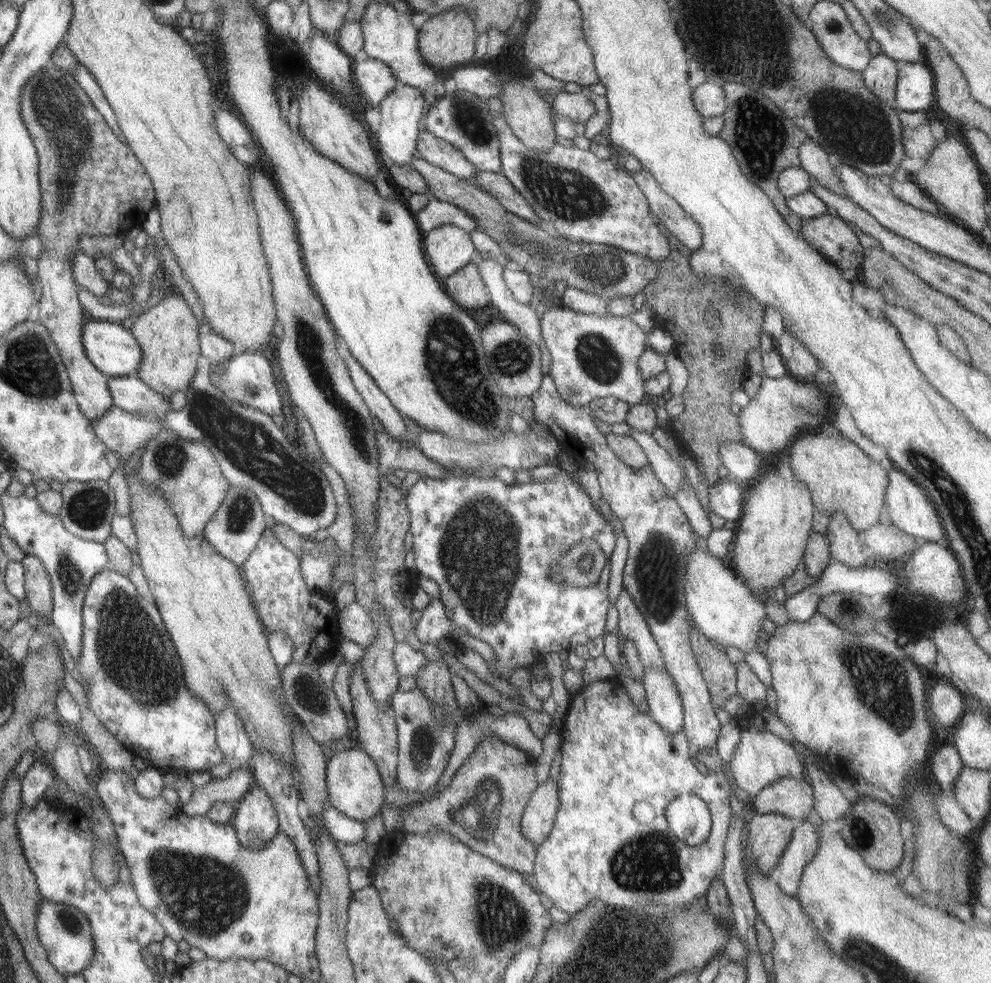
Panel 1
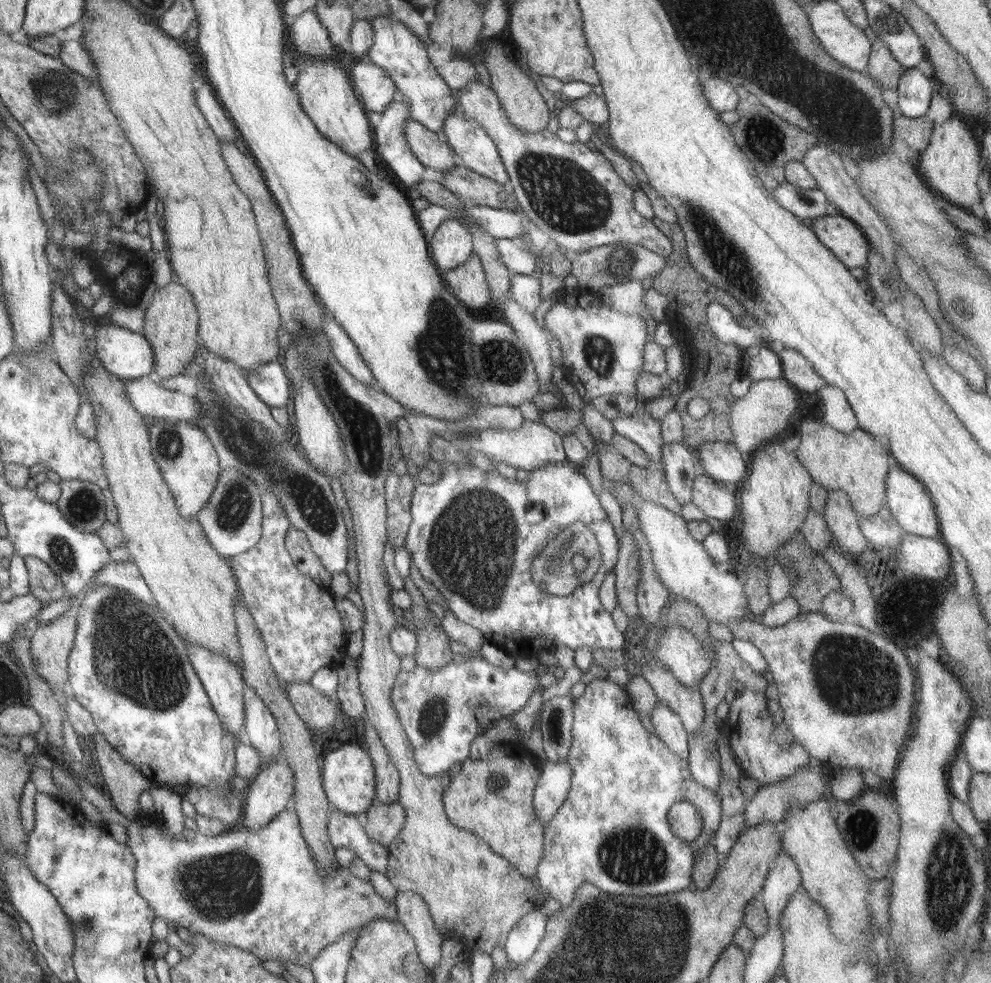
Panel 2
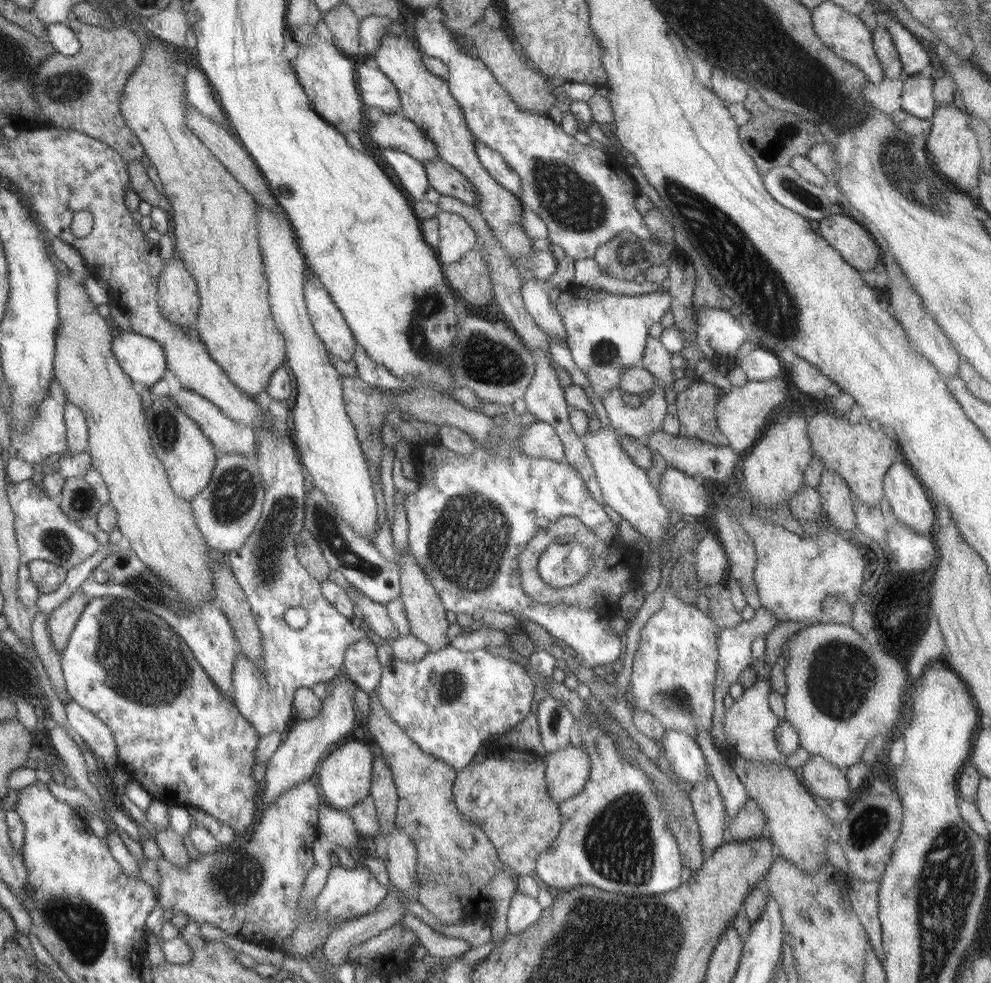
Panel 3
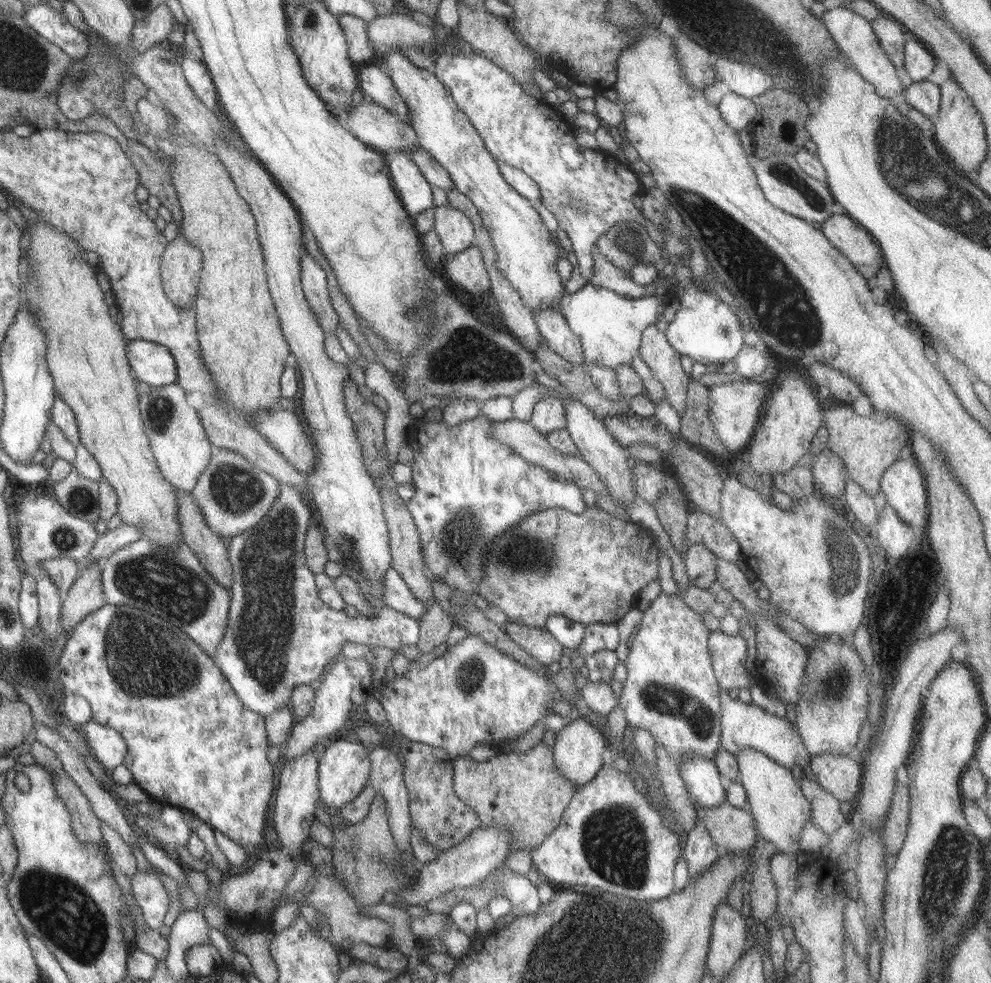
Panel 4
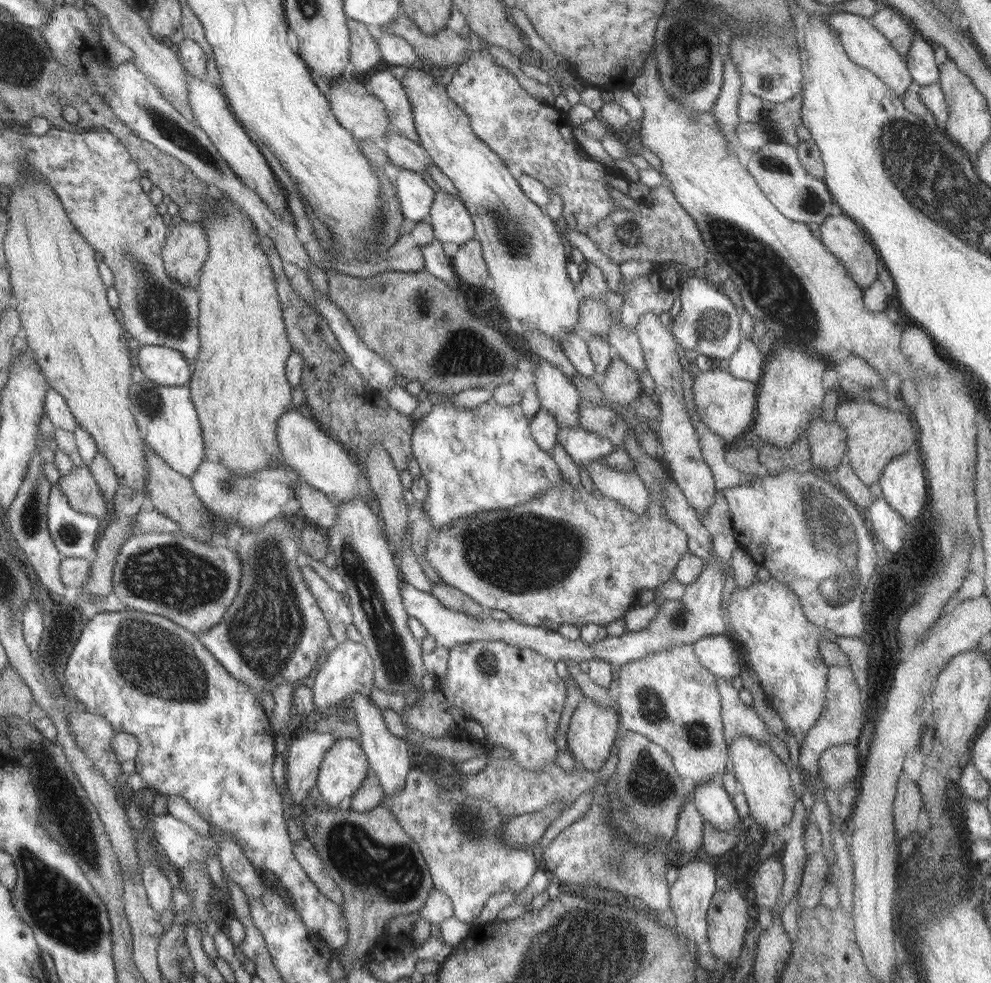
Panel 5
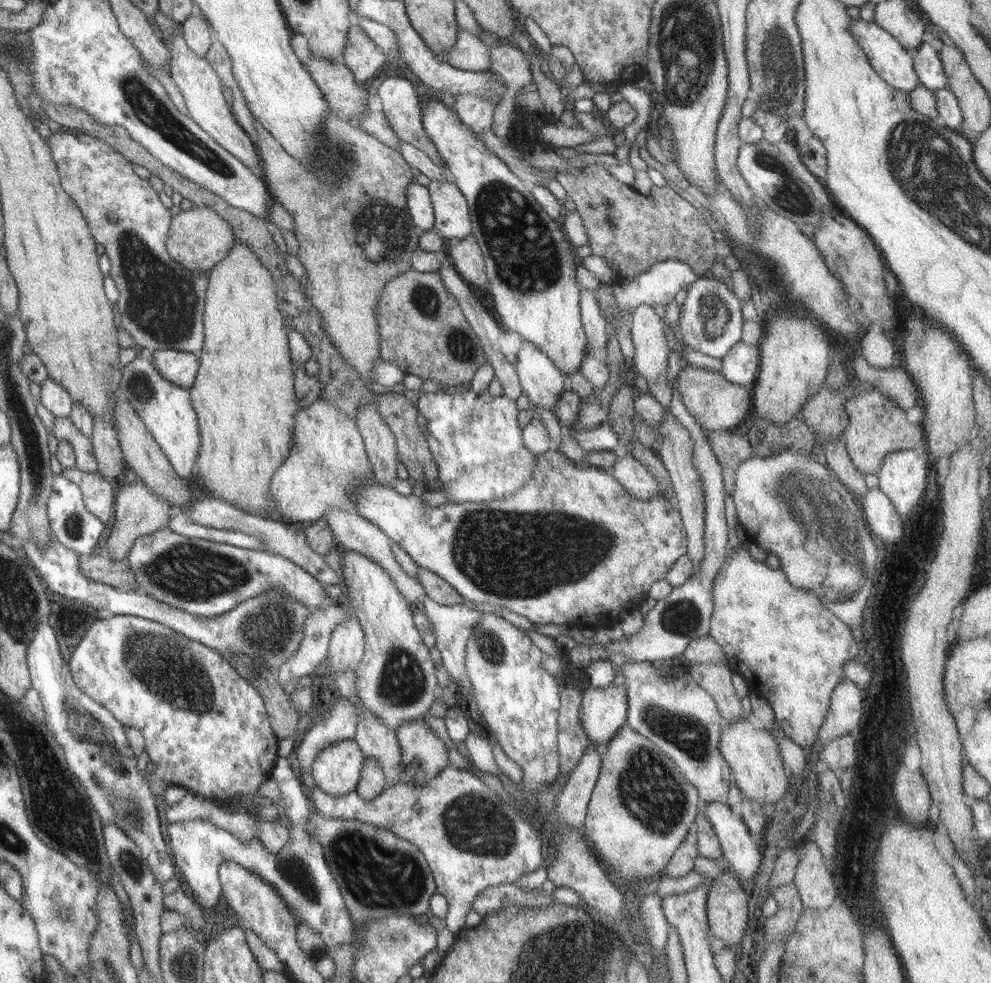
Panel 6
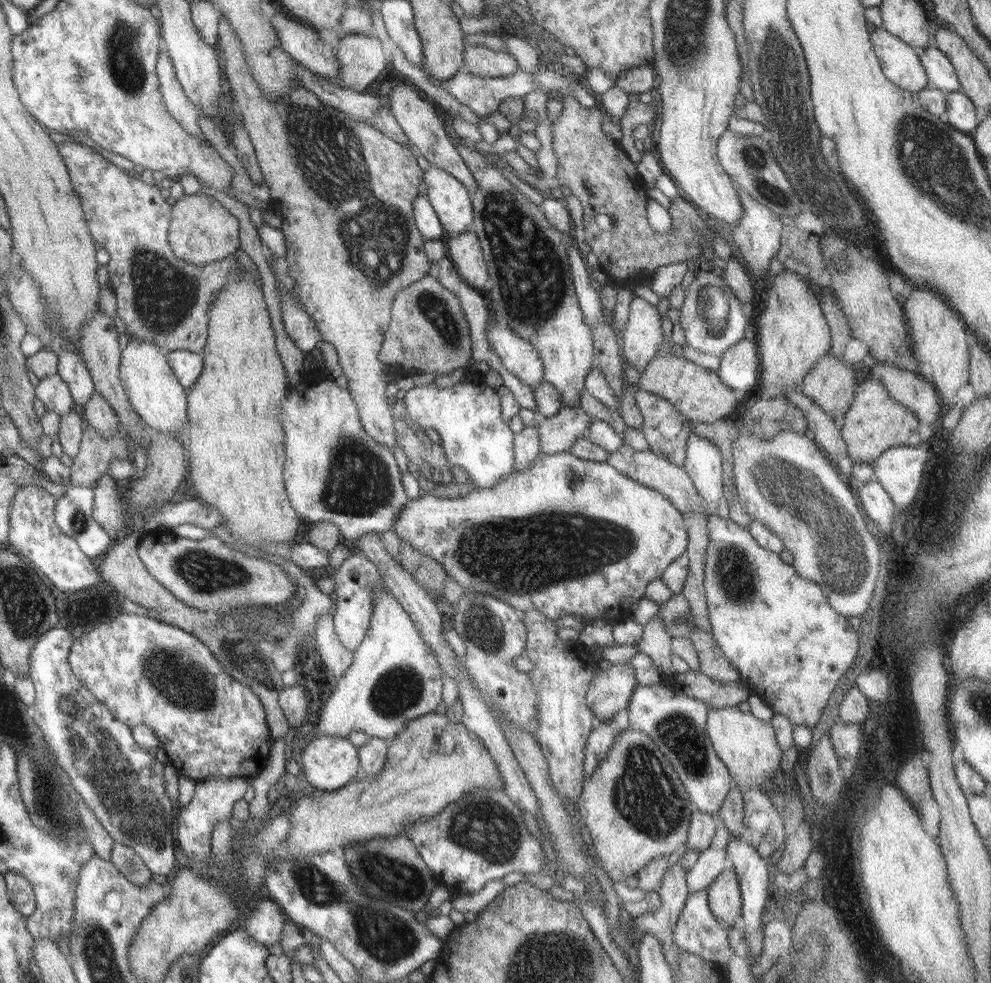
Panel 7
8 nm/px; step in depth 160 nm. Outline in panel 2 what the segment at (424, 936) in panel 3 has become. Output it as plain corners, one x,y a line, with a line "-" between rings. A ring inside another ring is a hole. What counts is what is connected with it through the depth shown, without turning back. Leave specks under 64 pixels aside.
291,804
285,807
285,810
280,812
280,815
272,823
258,829
258,831
250,831
243,827
237,826
234,829
229,829
219,835
207,835
198,830
188,830
184,828
179,835
173,835
168,832
166,828
161,827
161,822
155,815
149,815
144,813
139,819
130,819
128,828
123,829
127,833
127,841
125,844
130,846
131,851
135,855
135,884
138,886
138,892
140,896
147,900
150,904
152,912
155,912
155,916
163,918
166,922
172,922
174,926
180,928
186,928
192,934
203,934
210,940
215,940
219,944
231,944
236,948
244,949
248,952
255,953
255,955
262,961
274,960
284,962
291,962
303,967
310,967
312,961
316,960
321,952
329,944
334,944
337,940
343,938
344,934
355,930
355,928
361,928
361,926
367,925
370,921
376,919
396,921
397,912
395,903
389,903
385,901
374,891
374,887
369,881
362,881
358,877
350,873
349,869
341,868
329,876
323,876
318,871
318,864
315,862
314,853
307,844
306,838
303,836
302,826
299,824
298,813
294,810

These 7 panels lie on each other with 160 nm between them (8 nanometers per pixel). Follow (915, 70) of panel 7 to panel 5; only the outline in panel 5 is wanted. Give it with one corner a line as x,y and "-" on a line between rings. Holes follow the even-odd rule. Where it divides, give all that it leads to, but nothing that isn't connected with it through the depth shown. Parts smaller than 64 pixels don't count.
842,11
841,13
830,15
829,26
837,33
848,58
854,64
867,68
898,96
904,96
913,82
913,78
907,67
907,62
889,43
889,40
872,26
871,18
864,18

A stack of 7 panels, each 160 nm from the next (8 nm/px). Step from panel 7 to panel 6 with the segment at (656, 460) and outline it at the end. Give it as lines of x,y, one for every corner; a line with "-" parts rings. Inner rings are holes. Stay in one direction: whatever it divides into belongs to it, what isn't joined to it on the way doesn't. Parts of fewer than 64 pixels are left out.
632,454
620,456
610,473
628,491
628,495
632,495
632,498
649,500
651,496
660,495
662,492
659,482

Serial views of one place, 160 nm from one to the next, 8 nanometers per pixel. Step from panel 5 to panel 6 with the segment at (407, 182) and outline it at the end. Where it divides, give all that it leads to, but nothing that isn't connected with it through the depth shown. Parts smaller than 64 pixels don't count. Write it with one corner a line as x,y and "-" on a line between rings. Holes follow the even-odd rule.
412,179
407,188
406,201
408,213
415,226
423,232
434,230
435,217
428,187

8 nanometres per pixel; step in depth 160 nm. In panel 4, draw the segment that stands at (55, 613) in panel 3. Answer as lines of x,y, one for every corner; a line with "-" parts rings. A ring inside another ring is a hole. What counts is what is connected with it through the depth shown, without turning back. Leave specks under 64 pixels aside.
98,560
82,569
68,589
68,597
61,608
60,624
66,632
73,632
86,616
105,605
102,592
101,570

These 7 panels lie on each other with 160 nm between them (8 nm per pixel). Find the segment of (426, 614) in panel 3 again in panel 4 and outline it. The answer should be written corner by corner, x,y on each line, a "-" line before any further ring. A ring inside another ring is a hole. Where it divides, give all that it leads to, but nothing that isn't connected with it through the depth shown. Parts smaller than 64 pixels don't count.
383,480
382,485
384,487
382,491
384,508
391,529
391,567
400,573
400,576
412,591
412,594
425,604
425,608
430,608
430,605
434,601
434,595
432,594
432,583
429,581
425,562
423,561
423,548
417,526
405,501
399,497
397,492
394,493
394,491
390,491

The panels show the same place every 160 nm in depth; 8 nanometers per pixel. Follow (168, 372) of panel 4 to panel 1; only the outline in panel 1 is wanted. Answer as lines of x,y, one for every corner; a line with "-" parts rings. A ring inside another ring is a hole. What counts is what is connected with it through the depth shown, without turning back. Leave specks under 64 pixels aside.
92,320
83,331
88,360
100,372
109,378
136,373
142,360
142,347
120,322

